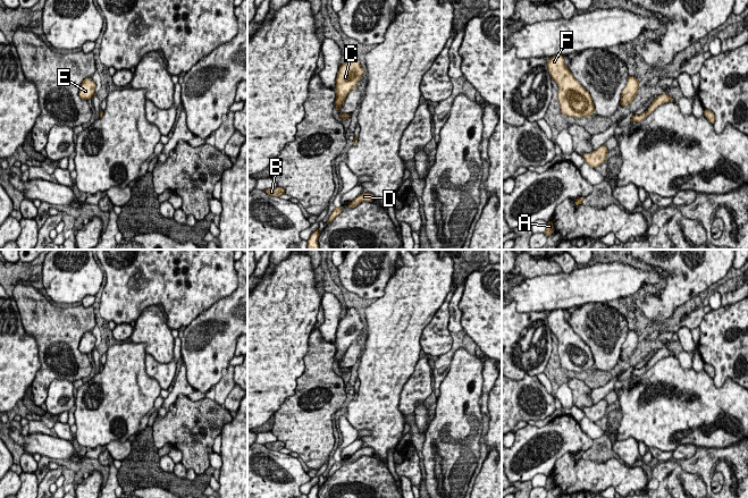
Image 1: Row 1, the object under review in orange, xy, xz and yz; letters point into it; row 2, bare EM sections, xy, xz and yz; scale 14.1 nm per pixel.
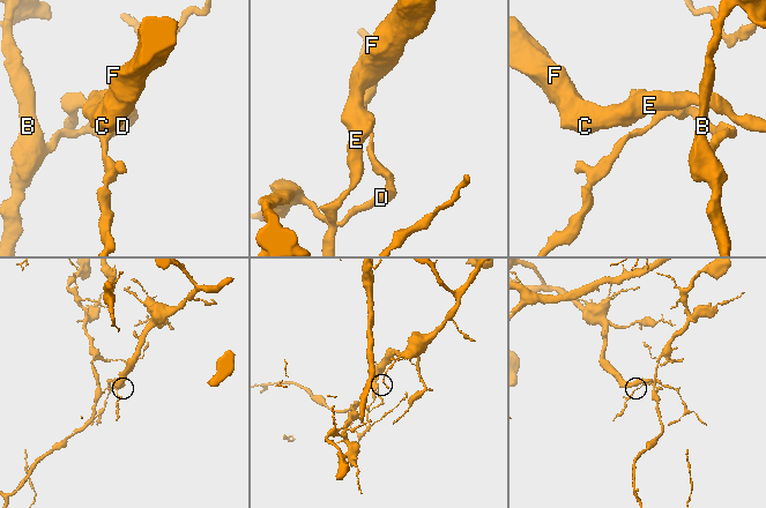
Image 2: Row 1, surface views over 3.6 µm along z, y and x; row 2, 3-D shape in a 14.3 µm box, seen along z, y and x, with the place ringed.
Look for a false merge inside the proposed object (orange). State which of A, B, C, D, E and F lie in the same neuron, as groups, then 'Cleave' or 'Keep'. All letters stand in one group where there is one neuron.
Groups: A C E F / B D. Cleave

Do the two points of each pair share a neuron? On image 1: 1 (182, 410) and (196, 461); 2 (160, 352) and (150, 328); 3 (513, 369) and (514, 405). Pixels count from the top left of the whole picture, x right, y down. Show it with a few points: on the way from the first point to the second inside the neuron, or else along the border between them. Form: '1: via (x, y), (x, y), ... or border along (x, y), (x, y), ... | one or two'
1: via (187, 422), (187, 433), (195, 448) | one
2: via (160, 346), (154, 334) | one
3: border along (535, 374), (524, 374), (520, 379), (513, 380) | two

